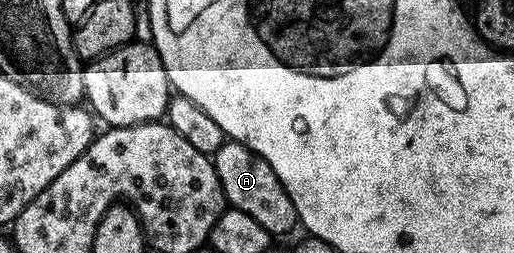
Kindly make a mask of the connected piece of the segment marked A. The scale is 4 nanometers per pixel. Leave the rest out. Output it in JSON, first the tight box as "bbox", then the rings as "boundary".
{"bbox":[212,141,299,237],"boundary":[[[227,141],[213,155],[212,162],[227,204],[233,210],[248,213],[248,217],[253,217],[258,224],[264,225],[264,229],[268,229],[272,237],[286,235],[293,227],[299,226],[296,205],[292,205],[292,197],[288,197],[272,165],[268,165],[268,161],[261,159],[255,151],[249,151],[243,143]]]}

